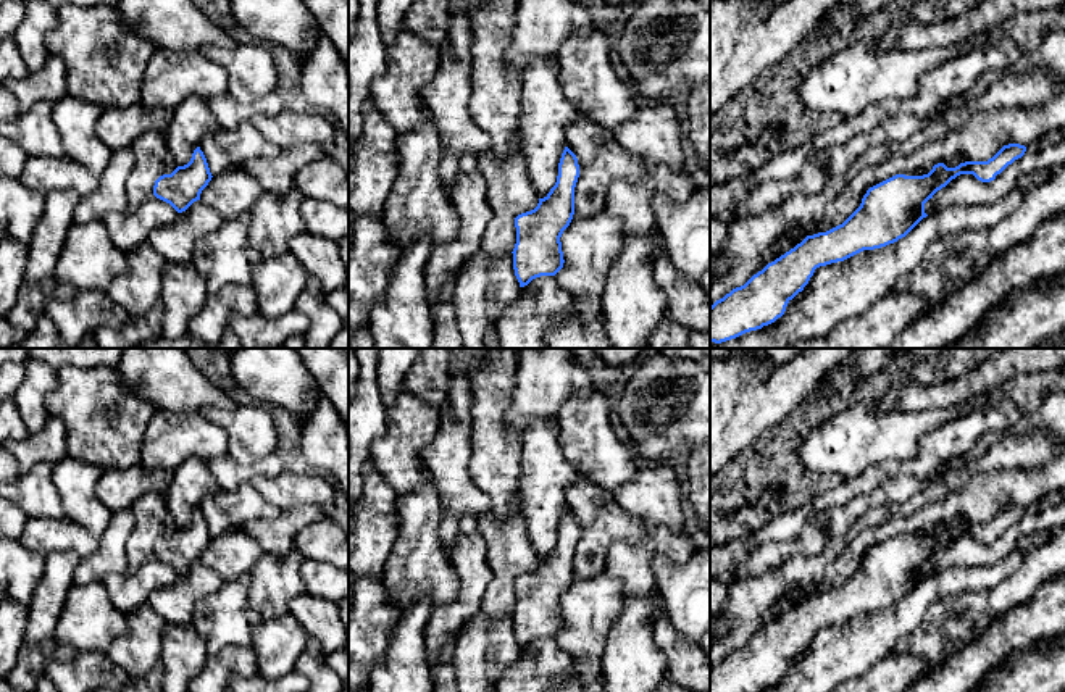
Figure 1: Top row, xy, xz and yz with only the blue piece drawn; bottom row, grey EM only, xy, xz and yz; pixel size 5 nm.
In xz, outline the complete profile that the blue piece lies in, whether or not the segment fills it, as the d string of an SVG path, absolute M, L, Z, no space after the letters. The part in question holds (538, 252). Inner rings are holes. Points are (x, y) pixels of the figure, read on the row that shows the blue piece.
M565 147L555 186L534 210L515 218L516 244L512 253L520 287L541 276L555 276L563 268L560 237L574 215L578 177L578 158Z

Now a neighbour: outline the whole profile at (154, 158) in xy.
M147 131L131 145L136 165L126 182L127 203L131 211L137 211L153 197L155 181L163 174L171 174L178 163L171 155L165 134Z

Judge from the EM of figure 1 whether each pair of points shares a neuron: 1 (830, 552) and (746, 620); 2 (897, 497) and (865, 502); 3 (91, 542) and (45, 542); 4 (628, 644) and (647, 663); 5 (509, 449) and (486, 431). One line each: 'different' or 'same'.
1: same
2: same
3: same
4: same
5: same

